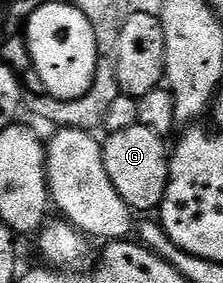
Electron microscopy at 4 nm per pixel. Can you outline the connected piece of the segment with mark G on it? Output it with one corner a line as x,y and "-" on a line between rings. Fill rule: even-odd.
136,124
131,130
119,130
108,133
104,137
101,153
103,166
107,166
107,178
111,178
111,186
119,190
119,198
127,202
134,213
149,214
160,209
165,191
169,185
170,149
165,149
166,141
162,137
151,134
147,126

